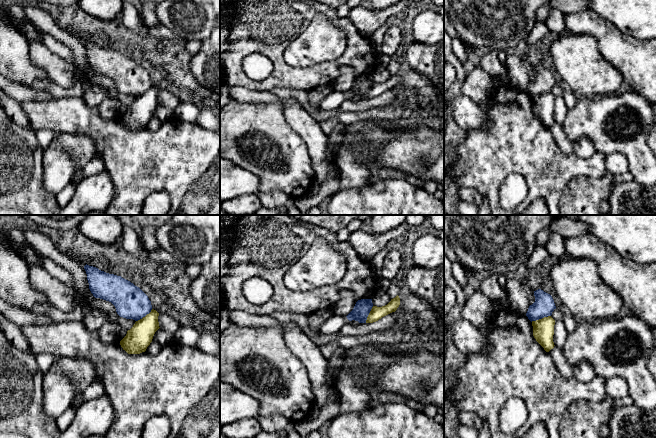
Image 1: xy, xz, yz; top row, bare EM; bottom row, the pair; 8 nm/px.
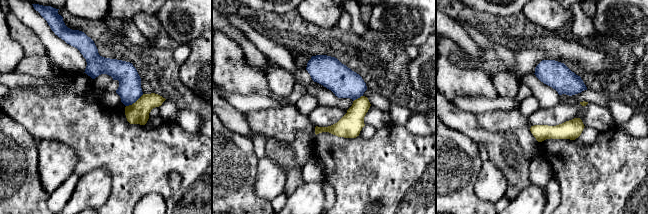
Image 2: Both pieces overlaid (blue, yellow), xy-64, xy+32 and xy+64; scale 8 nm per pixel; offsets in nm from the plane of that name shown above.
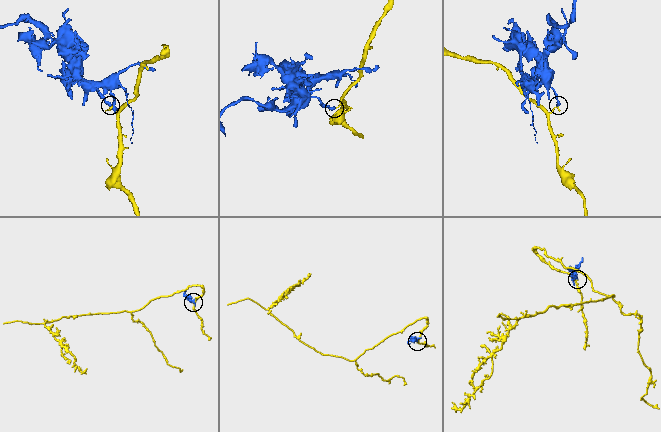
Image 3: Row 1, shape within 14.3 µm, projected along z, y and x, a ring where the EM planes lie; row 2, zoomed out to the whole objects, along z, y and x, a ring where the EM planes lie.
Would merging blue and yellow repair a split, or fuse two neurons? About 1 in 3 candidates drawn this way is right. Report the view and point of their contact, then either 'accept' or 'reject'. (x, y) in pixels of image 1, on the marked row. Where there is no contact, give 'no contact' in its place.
meets blue in yz at (540, 318); reject

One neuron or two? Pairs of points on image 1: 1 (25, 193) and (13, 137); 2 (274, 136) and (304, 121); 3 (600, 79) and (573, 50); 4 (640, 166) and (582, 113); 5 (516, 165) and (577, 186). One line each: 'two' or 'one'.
1: one
2: two
3: one
4: one
5: two

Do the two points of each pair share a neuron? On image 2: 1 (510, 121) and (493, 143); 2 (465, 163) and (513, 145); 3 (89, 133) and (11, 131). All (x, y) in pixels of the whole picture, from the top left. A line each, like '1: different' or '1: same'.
1: different
2: different
3: different

